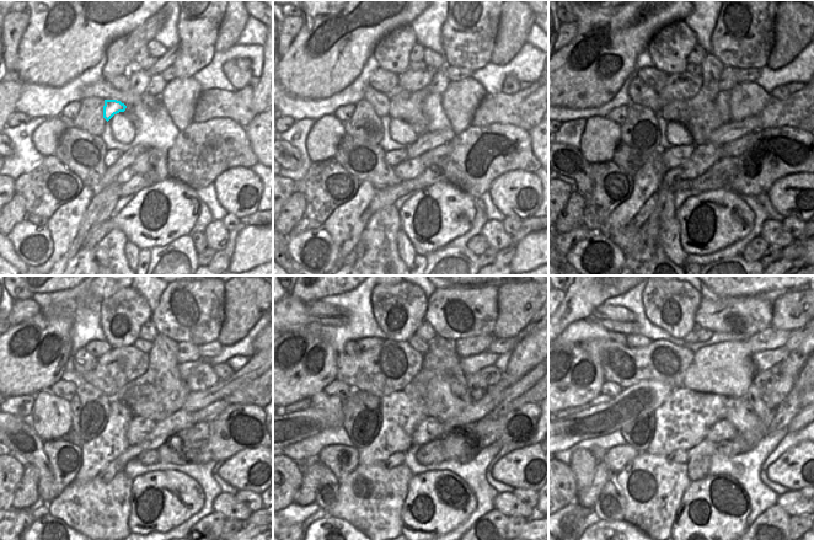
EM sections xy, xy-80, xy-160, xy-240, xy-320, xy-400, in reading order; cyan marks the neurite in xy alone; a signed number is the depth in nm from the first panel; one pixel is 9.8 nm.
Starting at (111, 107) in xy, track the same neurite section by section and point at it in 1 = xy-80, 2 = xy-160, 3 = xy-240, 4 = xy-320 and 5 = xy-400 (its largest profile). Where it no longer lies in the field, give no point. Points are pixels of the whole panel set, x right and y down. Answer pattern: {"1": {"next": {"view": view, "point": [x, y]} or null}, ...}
{"1": {"next": {"view": "xy-80", "point": [381, 103]}}, "2": {"next": {"view": "xy-160", "point": [641, 94]}}, "3": {"next": {"view": "xy-240", "point": [84, 362]}}, "4": {"next": {"view": "xy-320", "point": [351, 347]}}, "5": {"next": {"view": "xy-400", "point": [617, 337]}}}

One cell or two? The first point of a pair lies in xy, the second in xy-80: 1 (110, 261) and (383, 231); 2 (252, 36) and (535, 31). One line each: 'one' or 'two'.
1: one
2: one

